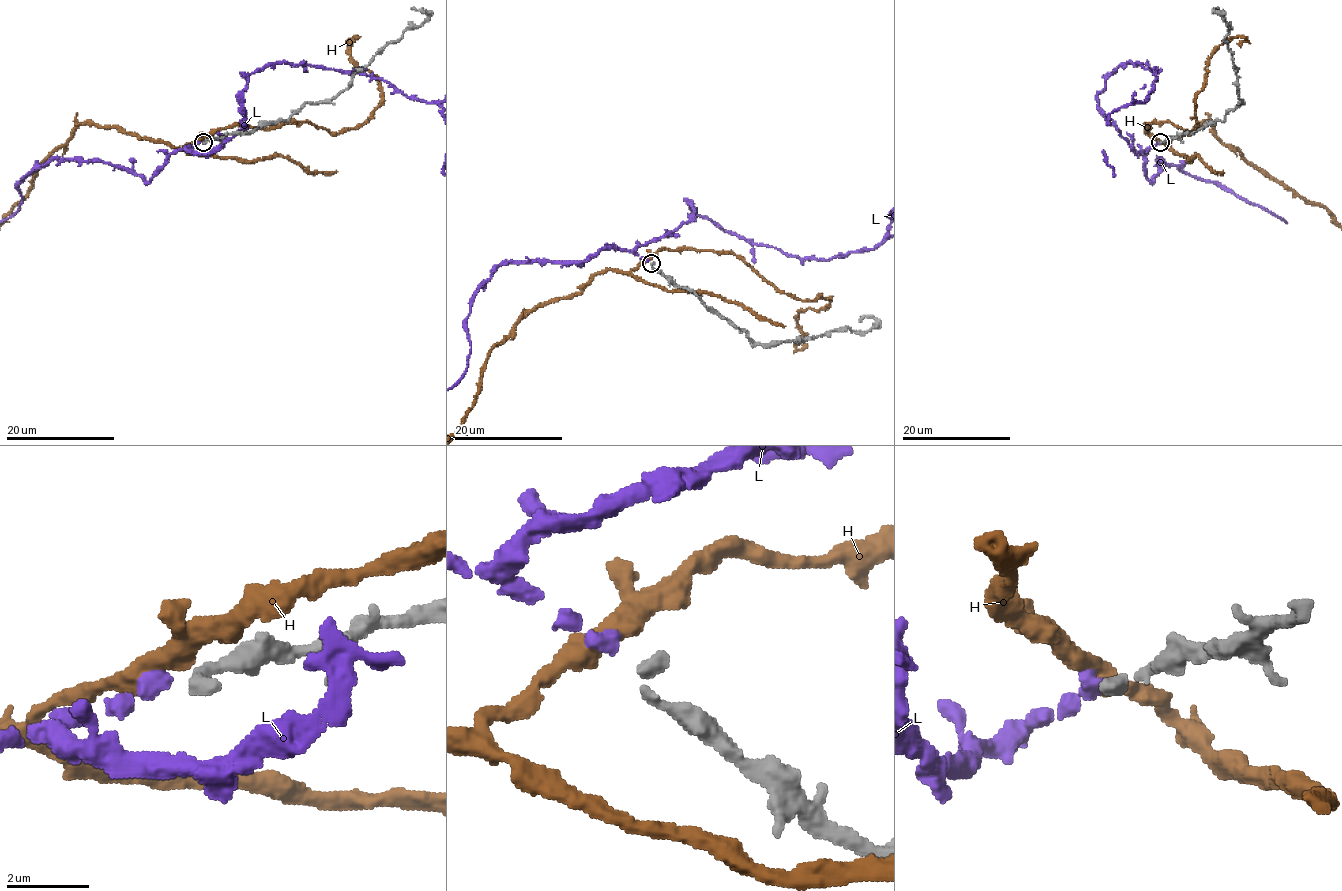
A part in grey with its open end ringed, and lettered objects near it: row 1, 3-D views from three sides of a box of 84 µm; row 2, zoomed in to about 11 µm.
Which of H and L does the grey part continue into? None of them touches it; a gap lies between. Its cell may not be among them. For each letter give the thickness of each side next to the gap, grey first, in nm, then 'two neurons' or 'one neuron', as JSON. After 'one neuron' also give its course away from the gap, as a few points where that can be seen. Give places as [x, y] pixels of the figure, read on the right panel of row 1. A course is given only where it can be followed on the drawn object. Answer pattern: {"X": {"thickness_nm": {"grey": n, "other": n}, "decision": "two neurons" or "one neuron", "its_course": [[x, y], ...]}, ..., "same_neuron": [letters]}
{"H": {"thickness_nm": {"grey": 400, "other": 460}, "decision": "two neurons"}, "L": {"thickness_nm": {"grey": 400, "other": 420}, "decision": "one neuron"}, "same_neuron": ["L"]}

